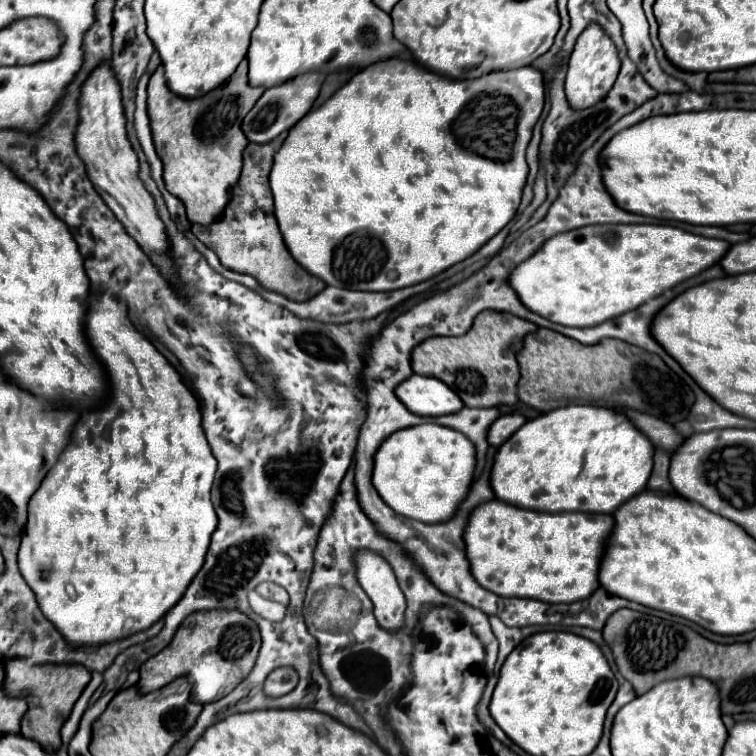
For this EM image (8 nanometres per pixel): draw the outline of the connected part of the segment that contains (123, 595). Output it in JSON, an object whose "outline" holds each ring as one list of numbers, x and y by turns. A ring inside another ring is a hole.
{"outline":[[92,295,90,297,90,311,86,317,86,335,88,341,98,355,98,359,104,363,108,375,110,375,110,391,112,397,102,407,88,411,80,417,70,445,60,455,58,463,50,469,46,479,42,481,40,489,32,495,28,503,28,525,22,535,22,545,18,553,18,567,22,577,26,579,28,587,34,591,36,601,40,603,40,611,46,619,68,639,68,643,114,643,120,639,126,639,134,633,146,631,150,625,158,623,178,601,180,595,188,589,188,583,196,577,200,567,204,565,204,557,210,545,210,535,216,529,216,513,210,501,210,487,216,473,216,459,208,447,202,421,200,421,200,407,192,391,182,383,182,377,178,371,168,363,168,359,144,337,140,335,130,321,126,319,124,307,110,295],[72,585,76,591,76,597,70,599,66,587]]}

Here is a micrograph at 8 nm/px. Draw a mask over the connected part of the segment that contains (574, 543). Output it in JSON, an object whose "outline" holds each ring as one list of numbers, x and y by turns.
{"outline":[[492,499,472,511,464,543,472,575,488,591,500,597,572,603,572,599,586,599,600,587,600,555,604,555,604,539,610,529,612,515,540,513]]}

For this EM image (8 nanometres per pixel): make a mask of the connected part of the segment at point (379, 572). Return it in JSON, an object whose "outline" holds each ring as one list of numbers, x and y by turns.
{"outline":[[376,551,356,553,356,579,374,603,374,615,384,629,400,629,404,621,406,599,396,583,390,563]]}

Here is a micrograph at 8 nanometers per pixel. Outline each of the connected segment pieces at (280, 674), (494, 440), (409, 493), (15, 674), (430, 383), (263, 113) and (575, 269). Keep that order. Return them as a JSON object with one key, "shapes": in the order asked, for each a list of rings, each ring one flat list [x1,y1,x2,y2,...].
{"shapes":[[[280,667,274,669,268,679,264,681,264,695,268,697,280,697,290,693,298,683,298,675,292,671,292,667]],[[518,413,498,417,498,419,490,425,488,443,490,443,492,447,500,447,500,445,506,443,506,441,510,439,510,435,516,433,524,423,526,423,526,419,524,419,522,415,518,415]],[[422,423,390,435,374,455,372,483,398,515,422,523,446,523,470,493,476,471,474,443,450,427]],[[8,659,4,663,4,693,28,701,20,735,40,743,48,753,60,747,60,727,72,713,72,707,90,681,90,671,82,665,32,665,26,659]],[[412,375,396,387,396,395,408,411,422,417,450,415,458,413,464,407,464,403,460,403,460,397,434,377]],[[308,73,308,75,300,75,300,77,292,79,292,81,288,81,284,85,266,89,264,95,258,99,258,103,252,107,252,111,244,117,242,129,244,129,244,133,248,137,248,141,252,141,252,143,270,143,282,131,292,129,310,111,316,95,320,91,322,81,324,81,324,75]],[[588,225,548,239,528,261,520,263,510,277,520,301,534,313,566,327,594,327,616,315,624,315,666,289,716,265,730,249,728,241,692,235,674,225]]]}

